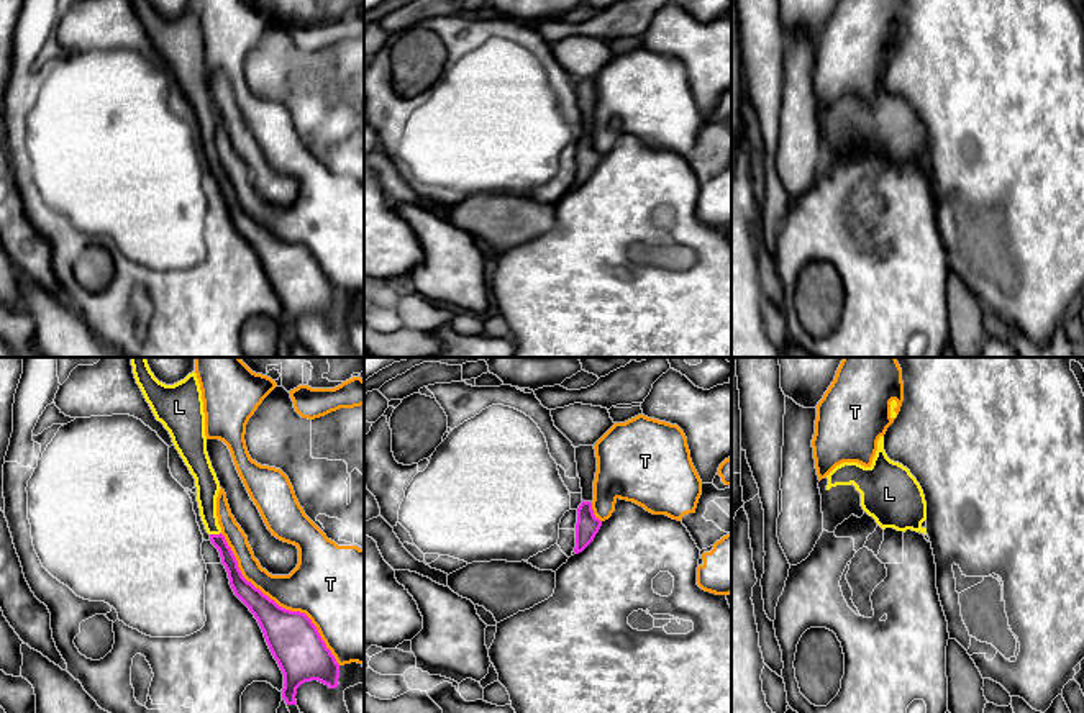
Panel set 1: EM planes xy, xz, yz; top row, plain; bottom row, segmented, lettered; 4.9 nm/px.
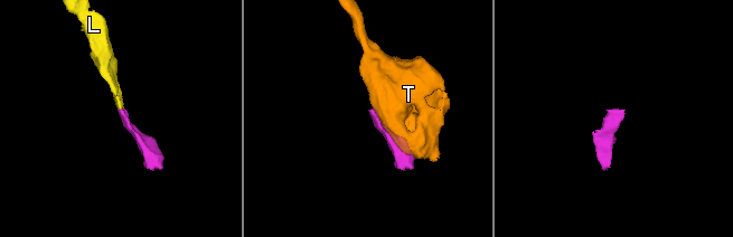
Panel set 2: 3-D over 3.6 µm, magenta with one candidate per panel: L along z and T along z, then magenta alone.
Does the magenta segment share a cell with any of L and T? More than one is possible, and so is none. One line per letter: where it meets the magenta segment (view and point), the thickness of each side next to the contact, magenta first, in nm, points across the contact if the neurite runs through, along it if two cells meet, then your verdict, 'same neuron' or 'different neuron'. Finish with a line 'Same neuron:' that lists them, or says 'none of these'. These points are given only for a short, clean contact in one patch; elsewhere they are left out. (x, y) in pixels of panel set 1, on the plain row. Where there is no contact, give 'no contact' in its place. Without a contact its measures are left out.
L: meets magenta in xy at (215, 168); 80 nm thick on the magenta side, 110 nm on the other; same neuron
T: meets magenta in xy at (276, 236); 260 nm thick on the magenta side, 340 nm on the other; different neuron
Same neuron: L

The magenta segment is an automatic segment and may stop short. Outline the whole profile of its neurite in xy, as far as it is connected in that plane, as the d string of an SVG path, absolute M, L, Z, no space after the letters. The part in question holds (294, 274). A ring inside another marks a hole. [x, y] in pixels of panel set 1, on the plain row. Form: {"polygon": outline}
{"polygon": "M133 0L136 16L157 54L169 64L175 82L195 111L200 149L218 182L235 228L257 252L266 275L284 307L282 331L290 344L290 357L313 357L297 339L297 321L318 313L336 321L339 297L321 272L312 252L300 244L279 239L251 215L248 215L228 179L216 149L220 115L207 85L205 46L197 7L166 18L149 0Z"}

